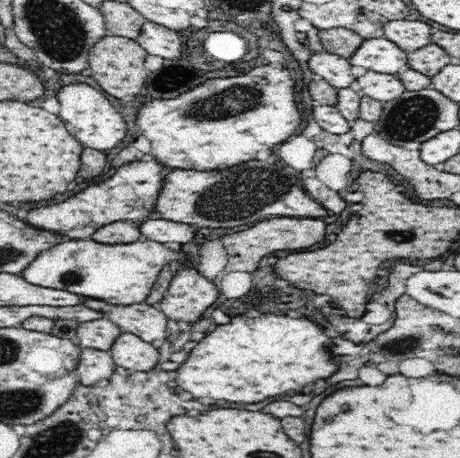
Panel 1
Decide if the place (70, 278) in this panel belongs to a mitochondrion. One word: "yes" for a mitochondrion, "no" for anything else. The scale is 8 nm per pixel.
yes

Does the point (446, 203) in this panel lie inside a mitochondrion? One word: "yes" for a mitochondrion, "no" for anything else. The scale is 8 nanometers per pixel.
no

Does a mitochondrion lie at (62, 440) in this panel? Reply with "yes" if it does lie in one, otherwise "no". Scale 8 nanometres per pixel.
yes

